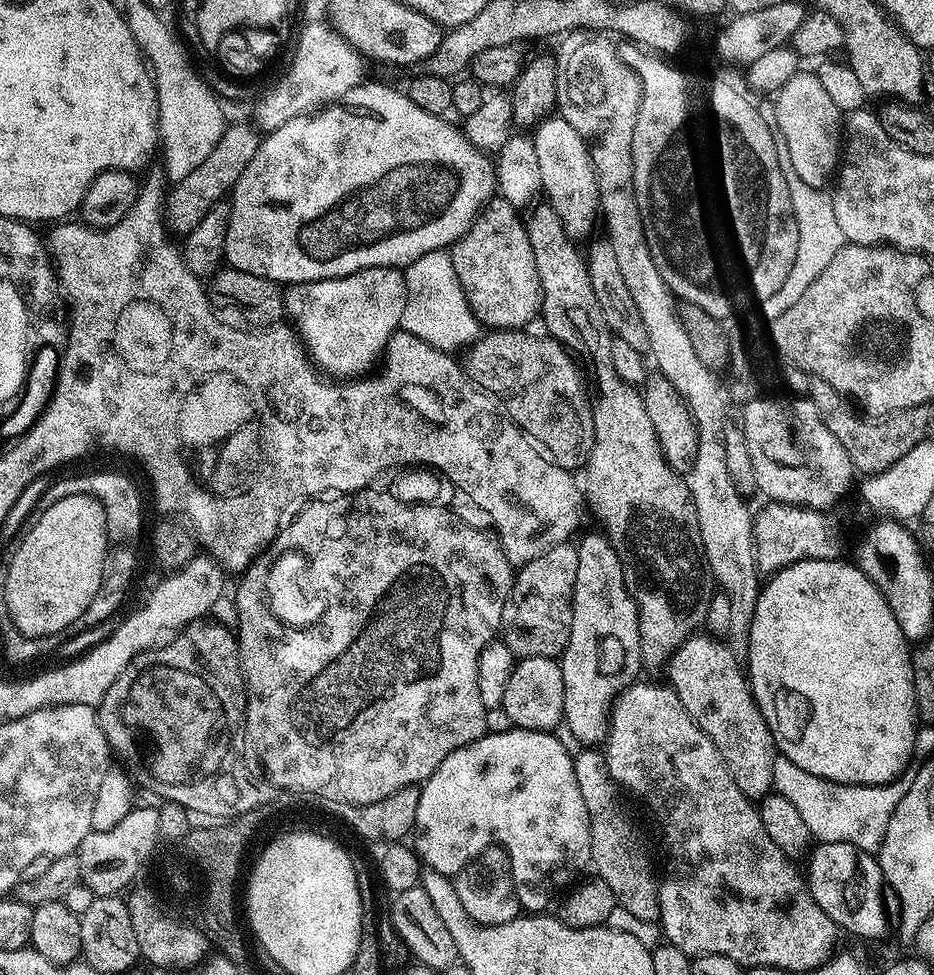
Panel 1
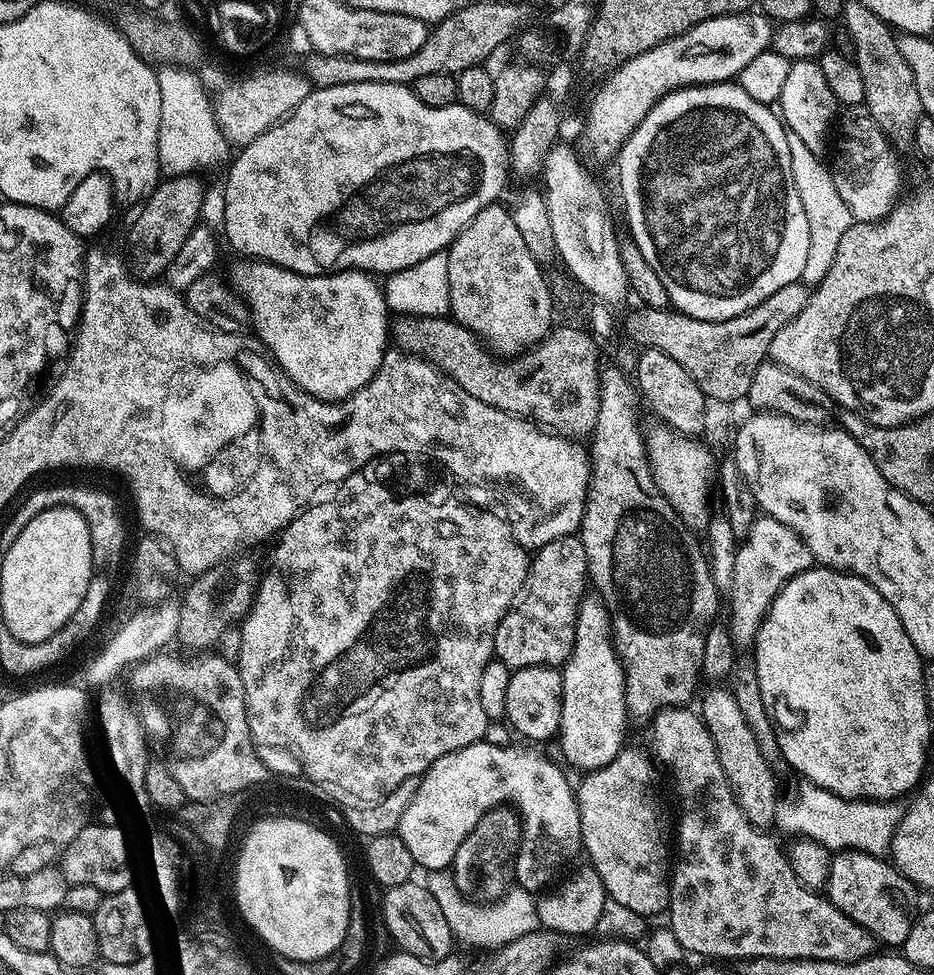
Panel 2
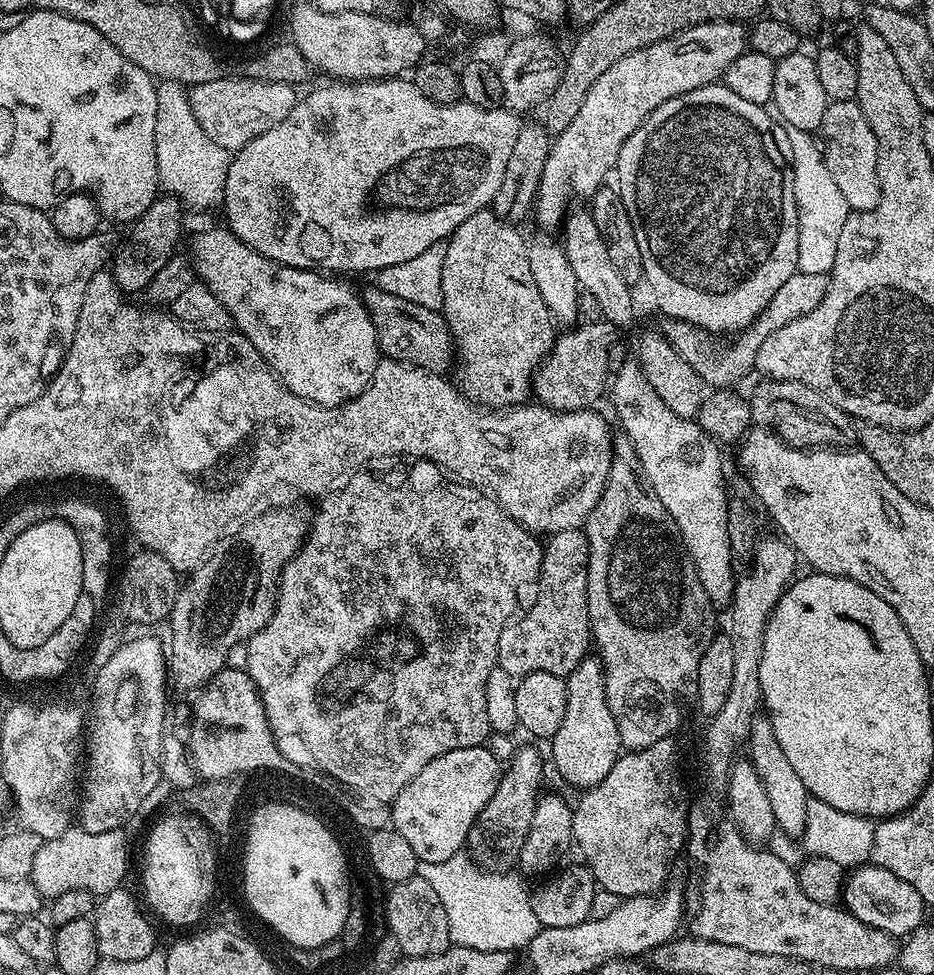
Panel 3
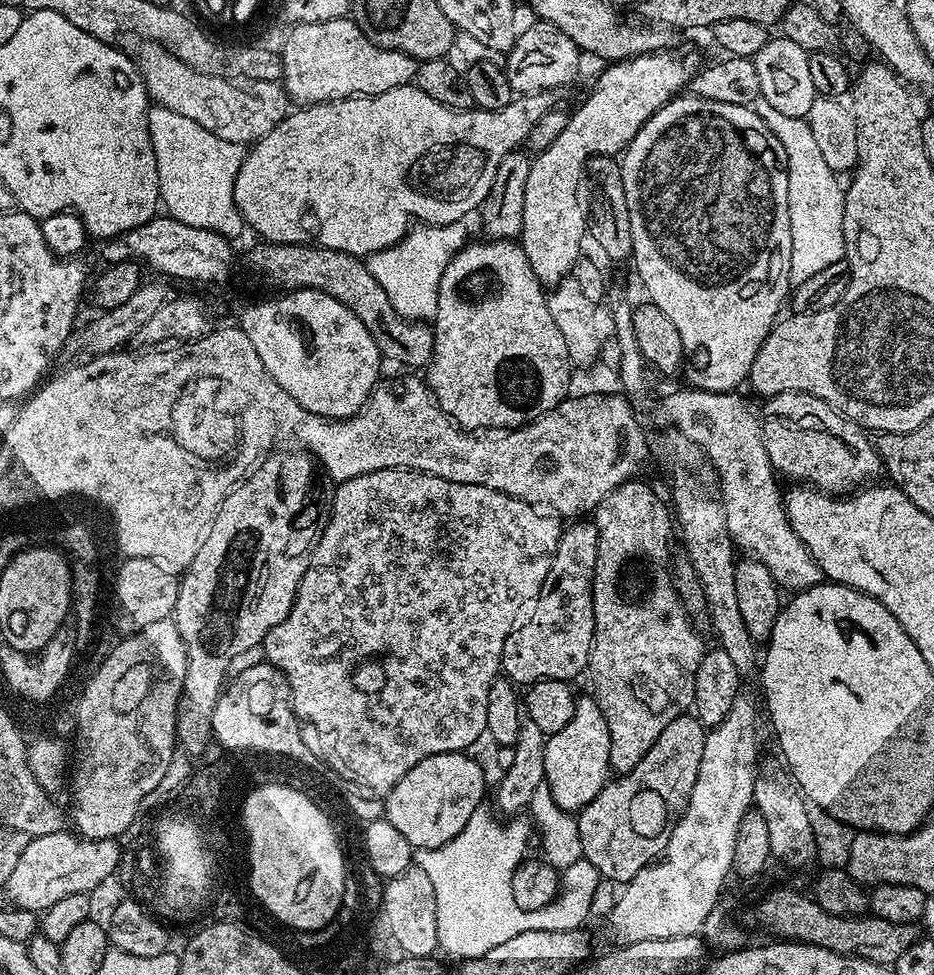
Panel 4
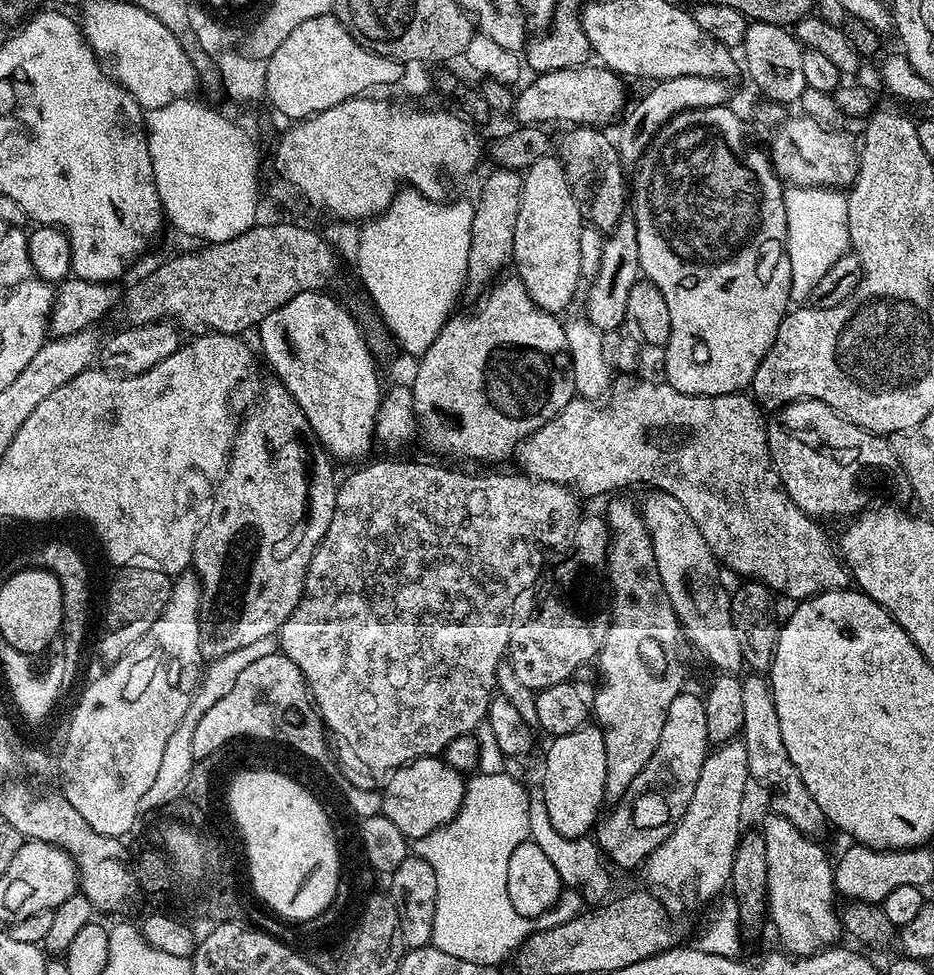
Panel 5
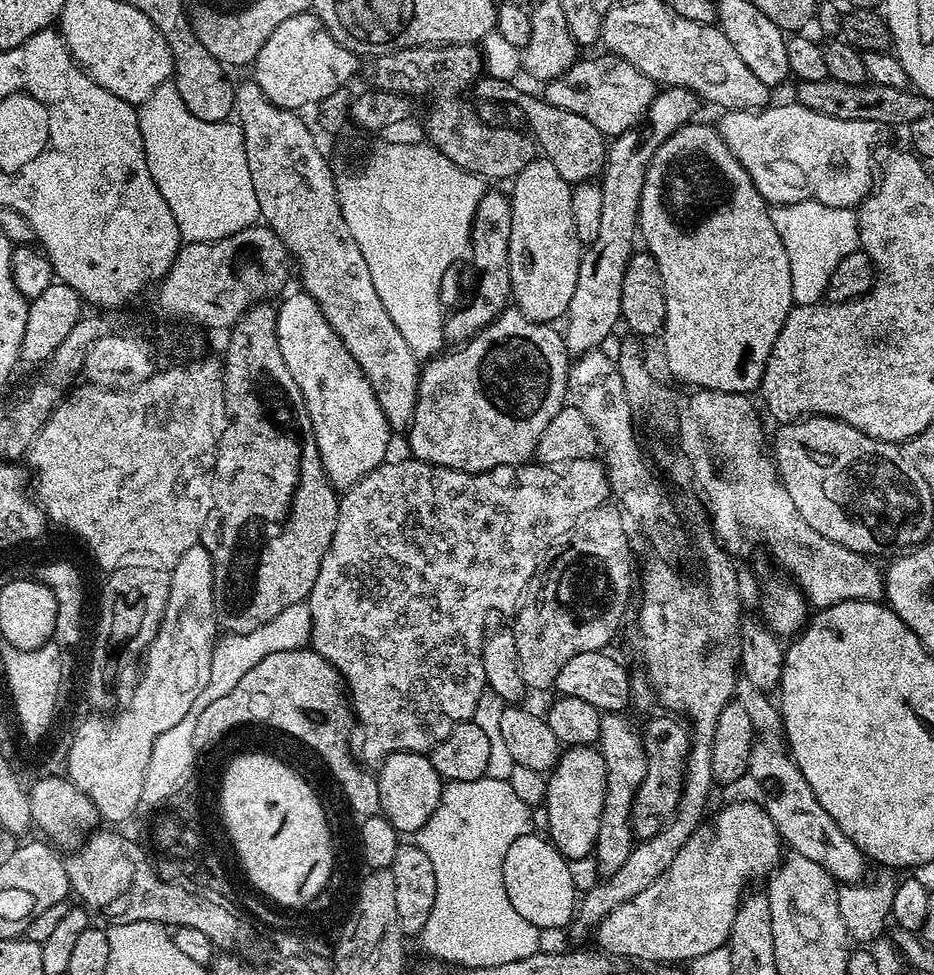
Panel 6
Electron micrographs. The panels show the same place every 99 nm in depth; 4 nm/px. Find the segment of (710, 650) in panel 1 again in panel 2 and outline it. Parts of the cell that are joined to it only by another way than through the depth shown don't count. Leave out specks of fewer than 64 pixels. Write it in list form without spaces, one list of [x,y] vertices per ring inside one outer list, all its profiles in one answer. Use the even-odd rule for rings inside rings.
[[[712,686],[708,693],[700,700],[700,708],[698,707],[698,715],[703,720],[706,730],[712,736],[712,741],[716,747],[718,754],[718,762],[722,762],[722,770],[728,779],[730,790],[736,799],[736,805],[742,810],[742,814],[746,814],[746,818],[750,818],[750,822],[756,828],[765,830],[771,829],[776,823],[776,801],[778,793],[776,793],[776,776],[772,773],[769,757],[762,754],[762,750],[758,748],[758,738],[754,738],[754,730],[750,730],[750,722],[746,722],[745,715],[742,710],[738,710],[738,702],[734,702],[734,694],[731,687],[728,686]]]

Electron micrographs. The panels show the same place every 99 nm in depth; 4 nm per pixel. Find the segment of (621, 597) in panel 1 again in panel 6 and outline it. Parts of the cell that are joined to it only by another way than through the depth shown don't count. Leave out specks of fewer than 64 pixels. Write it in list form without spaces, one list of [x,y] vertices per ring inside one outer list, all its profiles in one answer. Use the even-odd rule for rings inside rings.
[[[572,746],[561,751],[560,760],[547,777],[547,782],[549,822],[546,832],[552,844],[569,861],[591,857],[606,798],[606,762],[602,754],[592,746]]]

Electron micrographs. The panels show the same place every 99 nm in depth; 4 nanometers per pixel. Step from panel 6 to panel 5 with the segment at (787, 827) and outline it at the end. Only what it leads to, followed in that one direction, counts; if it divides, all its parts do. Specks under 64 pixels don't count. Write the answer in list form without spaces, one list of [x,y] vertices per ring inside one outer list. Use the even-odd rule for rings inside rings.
[[[748,674],[742,680],[742,706],[744,707],[744,727],[742,739],[746,746],[748,775],[768,791],[772,799],[771,811],[778,816],[785,816],[798,830],[815,837],[816,832],[826,828],[826,821],[818,802],[806,790],[790,754],[786,754],[786,742],[782,742],[782,726],[778,726],[778,710],[772,697],[769,681],[760,674]]]

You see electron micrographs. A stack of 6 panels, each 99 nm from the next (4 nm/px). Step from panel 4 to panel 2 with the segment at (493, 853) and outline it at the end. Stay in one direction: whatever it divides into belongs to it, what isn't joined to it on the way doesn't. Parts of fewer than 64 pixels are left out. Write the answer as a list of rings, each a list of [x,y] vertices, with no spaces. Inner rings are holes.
[[[447,871],[433,872],[427,877],[426,887],[430,894],[442,906],[442,914],[446,914],[446,922],[450,922],[450,930],[457,941],[473,944],[476,948],[495,950],[503,948],[505,944],[522,938],[522,934],[530,934],[539,929],[537,921],[536,903],[533,893],[524,891],[519,886],[508,889],[503,899],[491,905],[481,905],[470,901],[456,889],[456,881]]]

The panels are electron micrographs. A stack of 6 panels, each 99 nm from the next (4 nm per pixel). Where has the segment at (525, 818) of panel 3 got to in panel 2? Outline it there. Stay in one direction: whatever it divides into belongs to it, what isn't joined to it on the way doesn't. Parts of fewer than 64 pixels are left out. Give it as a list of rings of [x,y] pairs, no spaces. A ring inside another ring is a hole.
[[[501,806],[485,814],[462,846],[458,846],[452,859],[450,875],[456,881],[456,889],[466,899],[481,905],[491,905],[503,899],[514,884],[520,843],[520,817],[511,807]]]

